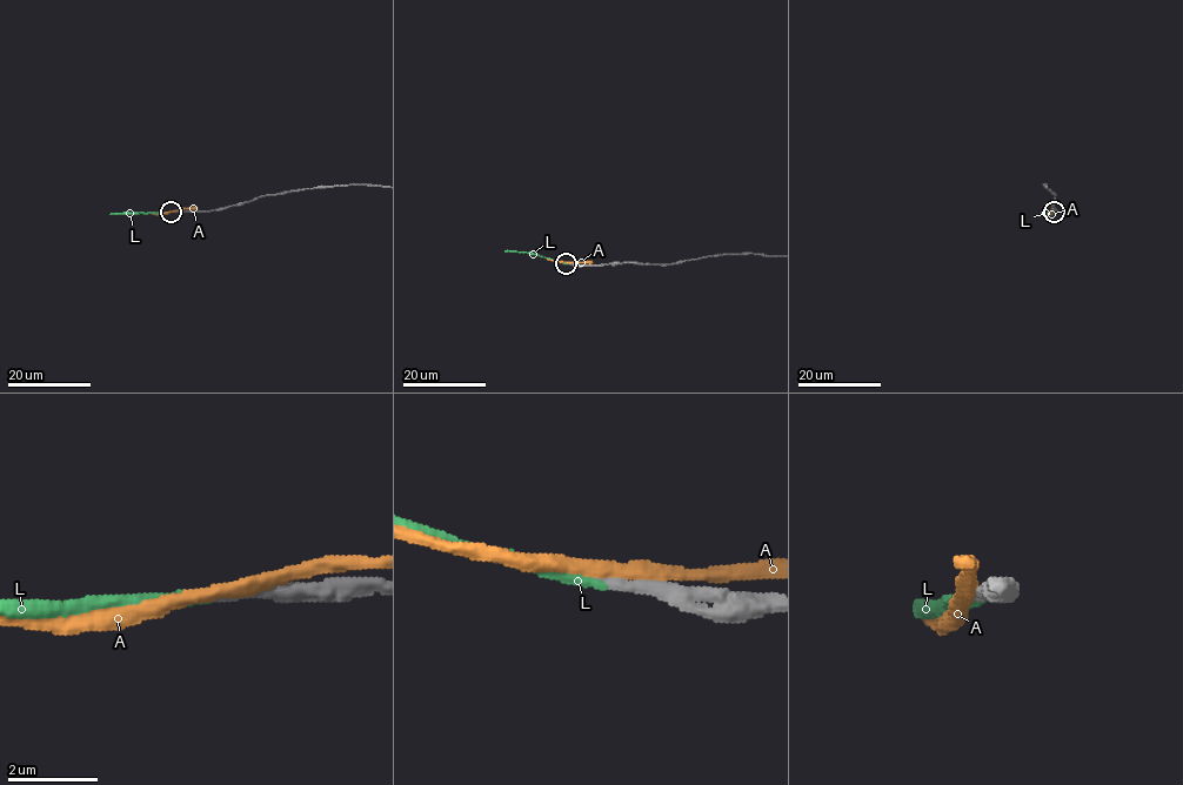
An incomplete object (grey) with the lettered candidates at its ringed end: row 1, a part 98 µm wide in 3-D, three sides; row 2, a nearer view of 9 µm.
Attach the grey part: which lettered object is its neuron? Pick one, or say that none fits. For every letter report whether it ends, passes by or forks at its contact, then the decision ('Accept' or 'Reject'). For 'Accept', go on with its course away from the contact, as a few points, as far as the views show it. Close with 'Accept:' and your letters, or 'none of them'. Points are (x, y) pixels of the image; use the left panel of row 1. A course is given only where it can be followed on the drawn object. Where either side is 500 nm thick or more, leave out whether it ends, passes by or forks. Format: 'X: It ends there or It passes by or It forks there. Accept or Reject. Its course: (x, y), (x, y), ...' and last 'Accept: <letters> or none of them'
A: It passes by. Reject
L: It ends there. Accept. Its course: (172, 212), (109, 214)
Accept: L

